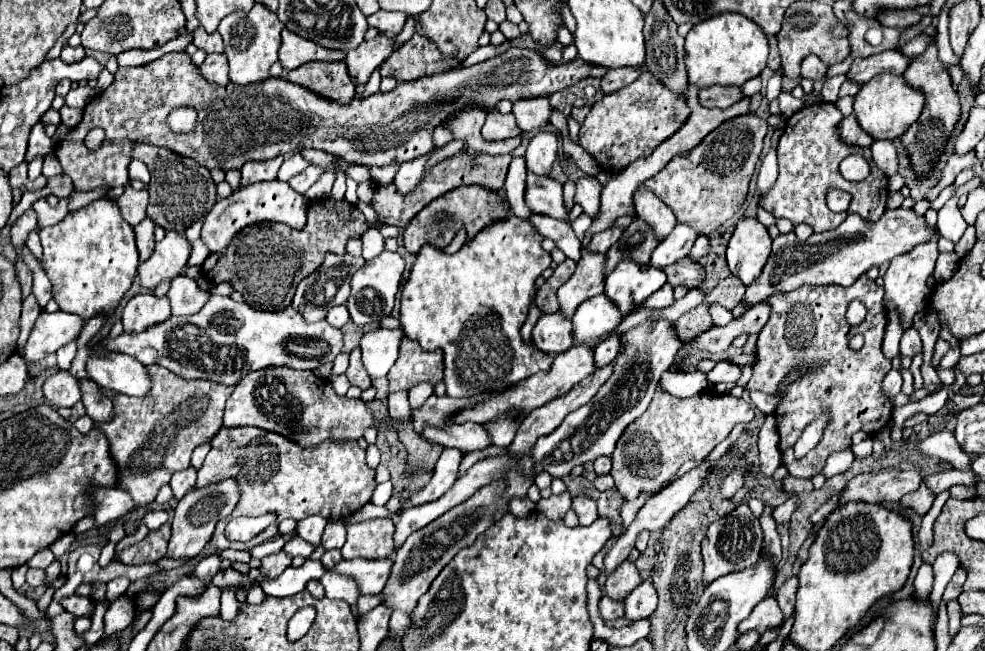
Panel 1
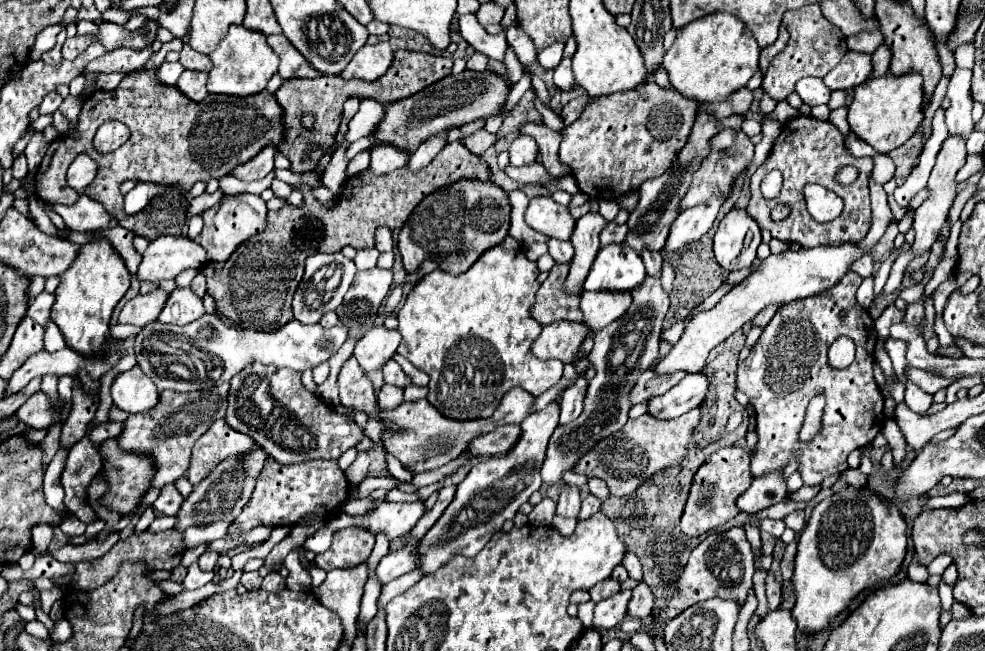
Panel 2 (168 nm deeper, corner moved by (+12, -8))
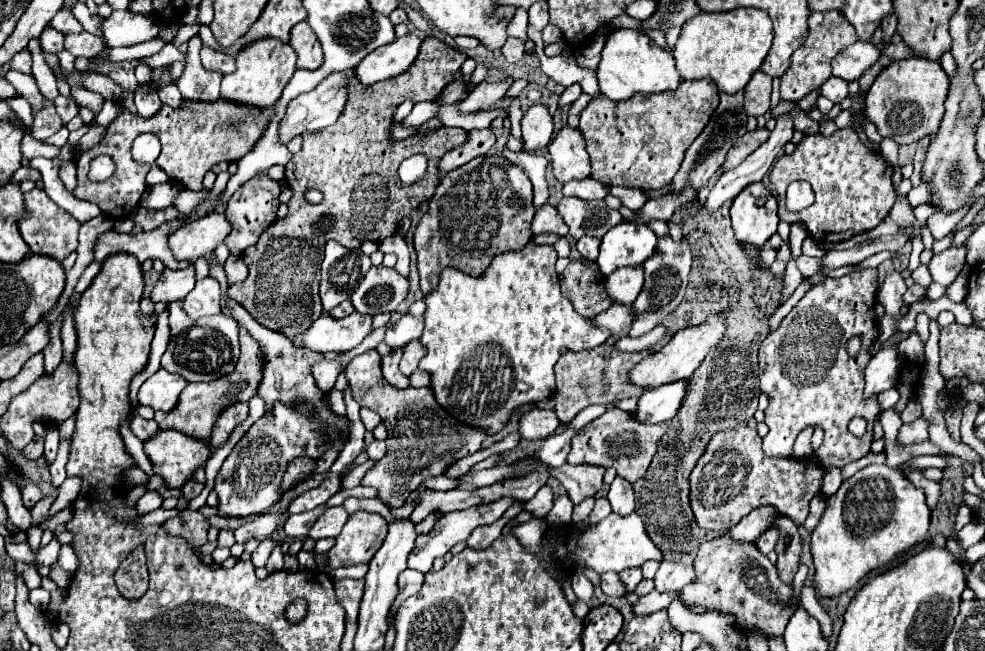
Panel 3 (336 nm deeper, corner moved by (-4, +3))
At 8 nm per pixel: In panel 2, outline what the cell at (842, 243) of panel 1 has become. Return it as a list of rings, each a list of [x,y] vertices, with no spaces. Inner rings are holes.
[[[840,244],[840,246],[820,246],[820,248],[800,248],[798,252],[784,252],[778,256],[768,256],[760,262],[760,268],[748,276],[740,286],[736,286],[730,294],[726,294],[712,310],[702,310],[692,316],[690,322],[686,322],[686,328],[680,336],[680,340],[670,348],[666,356],[658,360],[654,366],[656,376],[674,374],[678,370],[696,374],[702,372],[706,366],[706,358],[714,346],[724,342],[730,334],[740,330],[744,322],[752,320],[762,308],[768,304],[786,304],[804,296],[820,294],[832,284],[836,284],[844,272],[850,270],[852,262],[862,256],[864,252],[858,248],[858,244]]]

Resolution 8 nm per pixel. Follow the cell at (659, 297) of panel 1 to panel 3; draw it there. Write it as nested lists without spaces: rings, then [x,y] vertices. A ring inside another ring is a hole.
[[[628,267],[616,269],[616,273],[606,277],[606,293],[612,303],[618,305],[632,305],[644,285],[644,271],[642,267]]]

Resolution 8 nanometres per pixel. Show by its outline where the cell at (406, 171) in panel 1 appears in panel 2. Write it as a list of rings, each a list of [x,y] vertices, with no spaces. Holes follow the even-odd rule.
[[[448,130],[442,132],[442,134],[430,136],[426,142],[422,142],[420,148],[410,156],[408,168],[410,168],[410,170],[420,170],[422,166],[430,164],[432,158],[434,158],[442,148],[444,148],[444,144],[446,144],[446,136],[448,136]]]

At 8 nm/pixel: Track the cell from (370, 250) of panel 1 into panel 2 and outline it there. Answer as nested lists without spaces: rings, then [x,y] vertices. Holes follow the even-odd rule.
[[[370,248],[370,250],[358,250],[356,258],[354,258],[354,264],[358,270],[370,270],[376,266],[376,260],[378,260],[378,250],[376,248]]]

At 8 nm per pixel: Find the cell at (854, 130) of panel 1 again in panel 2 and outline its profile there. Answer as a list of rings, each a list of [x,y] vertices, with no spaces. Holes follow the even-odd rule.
[[[852,132],[846,136],[846,144],[848,144],[848,150],[852,152],[852,156],[868,156],[868,158],[874,158],[878,154],[870,144],[866,144],[864,140],[856,138]]]

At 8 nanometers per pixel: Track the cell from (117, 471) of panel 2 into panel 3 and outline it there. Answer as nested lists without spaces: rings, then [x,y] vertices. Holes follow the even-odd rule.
[[[164,429],[144,441],[144,451],[154,465],[154,475],[160,475],[170,489],[182,487],[194,469],[202,467],[210,457],[208,441]]]

